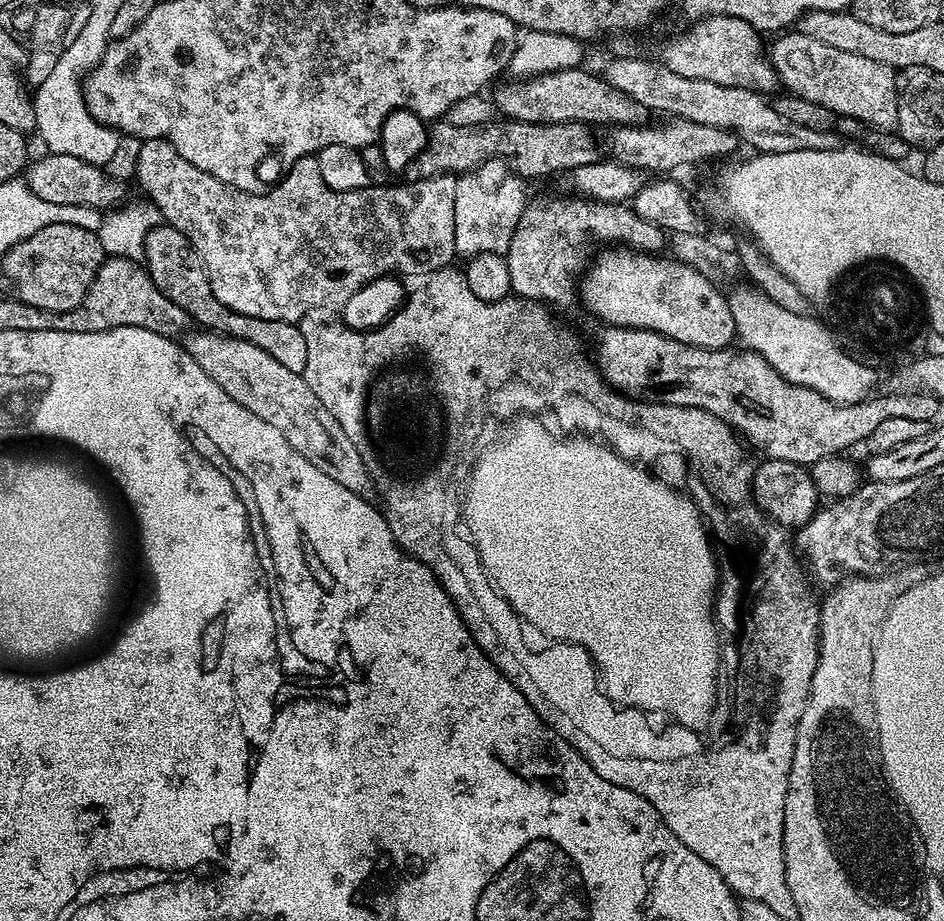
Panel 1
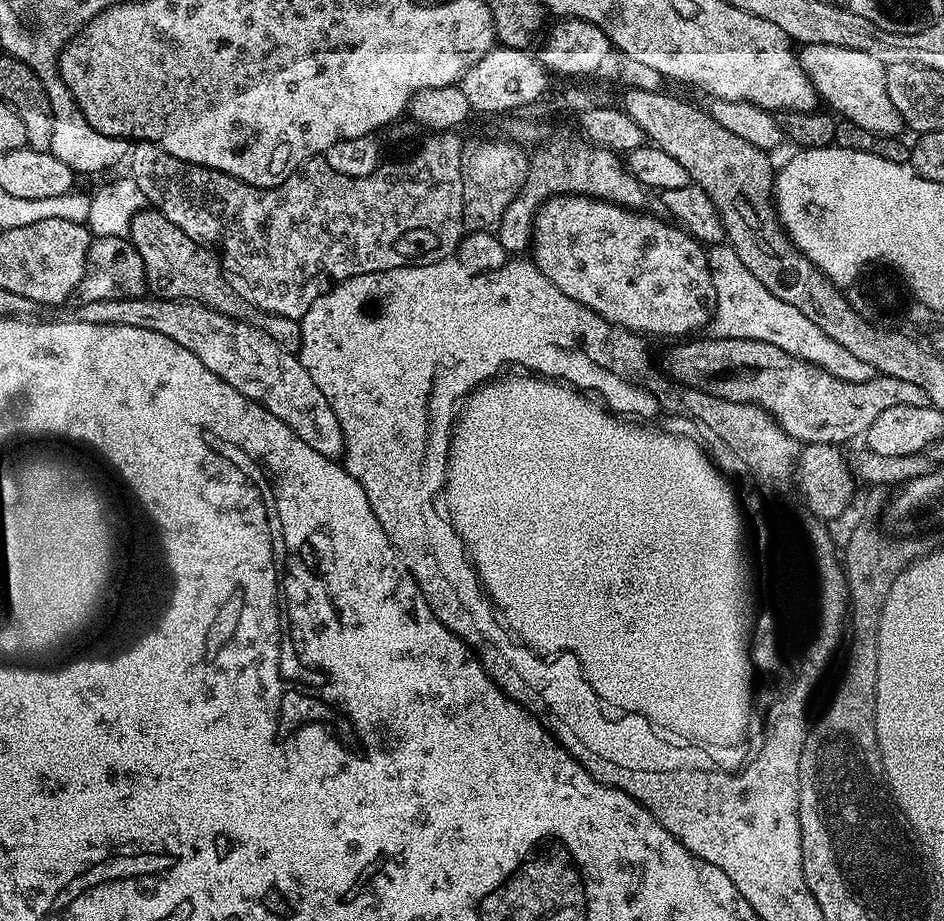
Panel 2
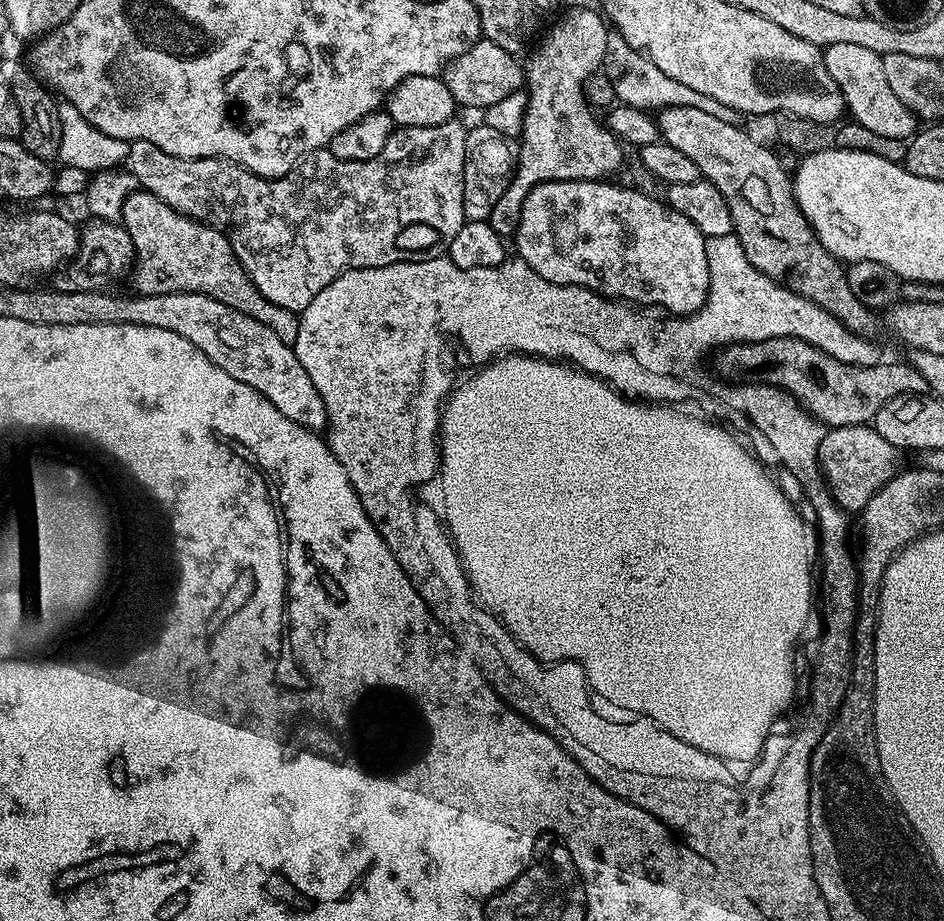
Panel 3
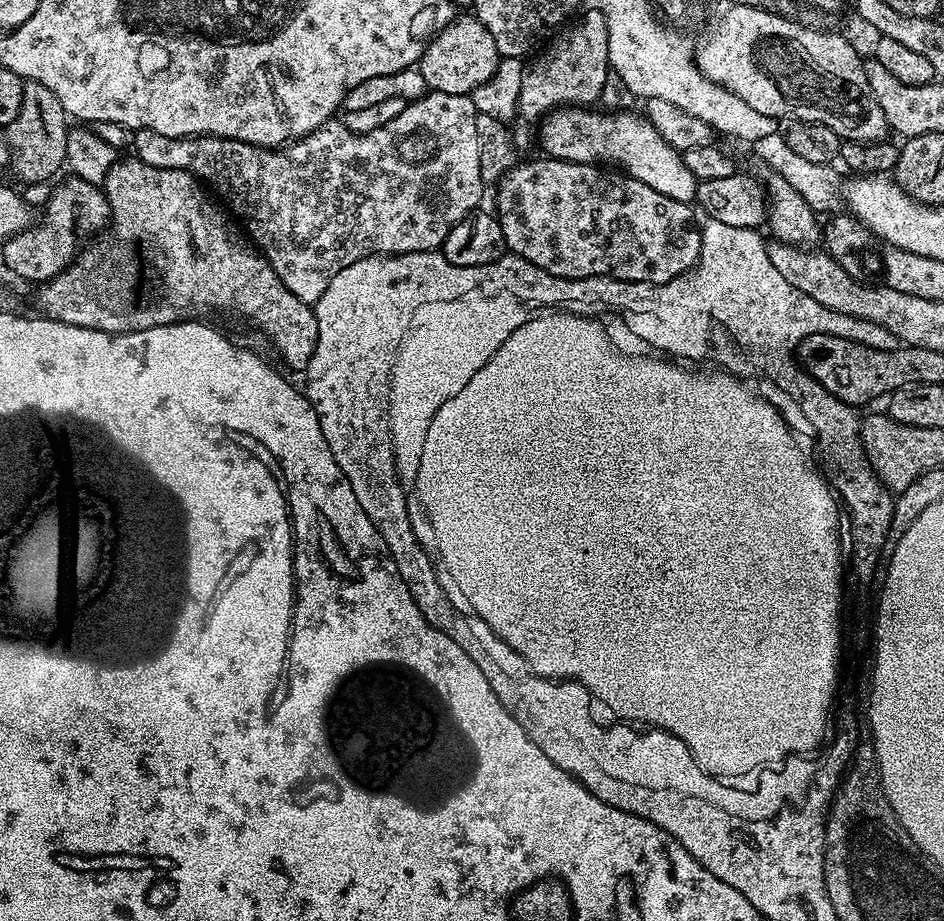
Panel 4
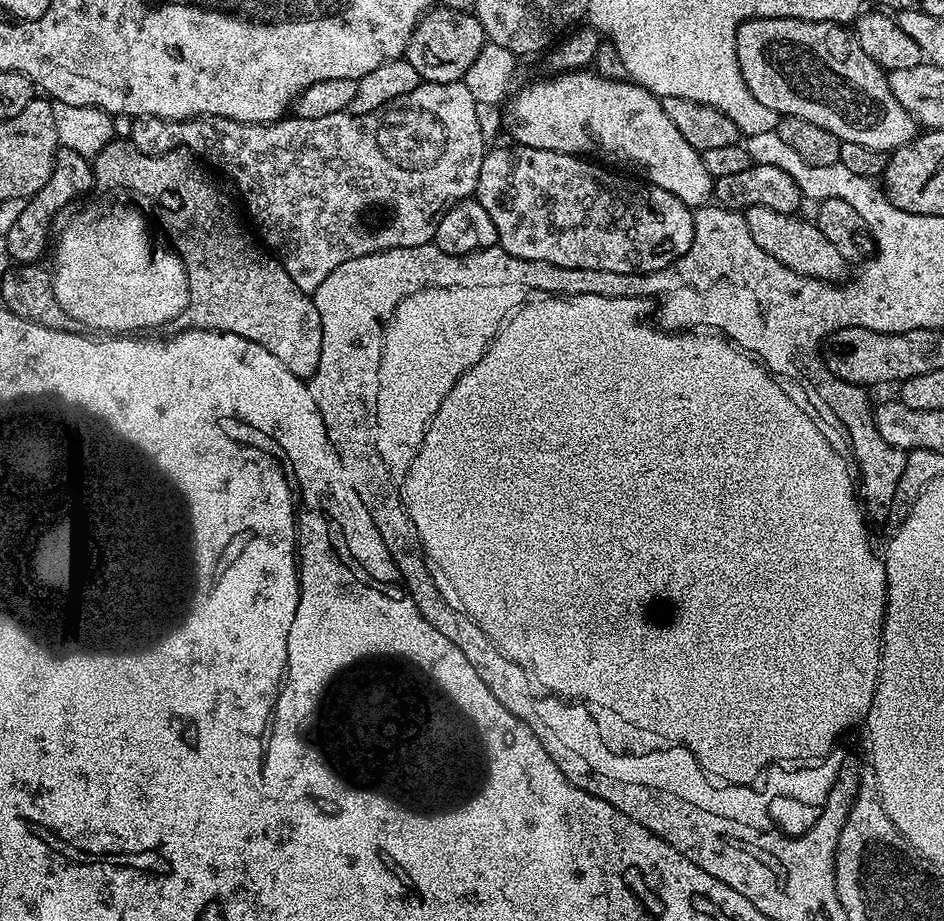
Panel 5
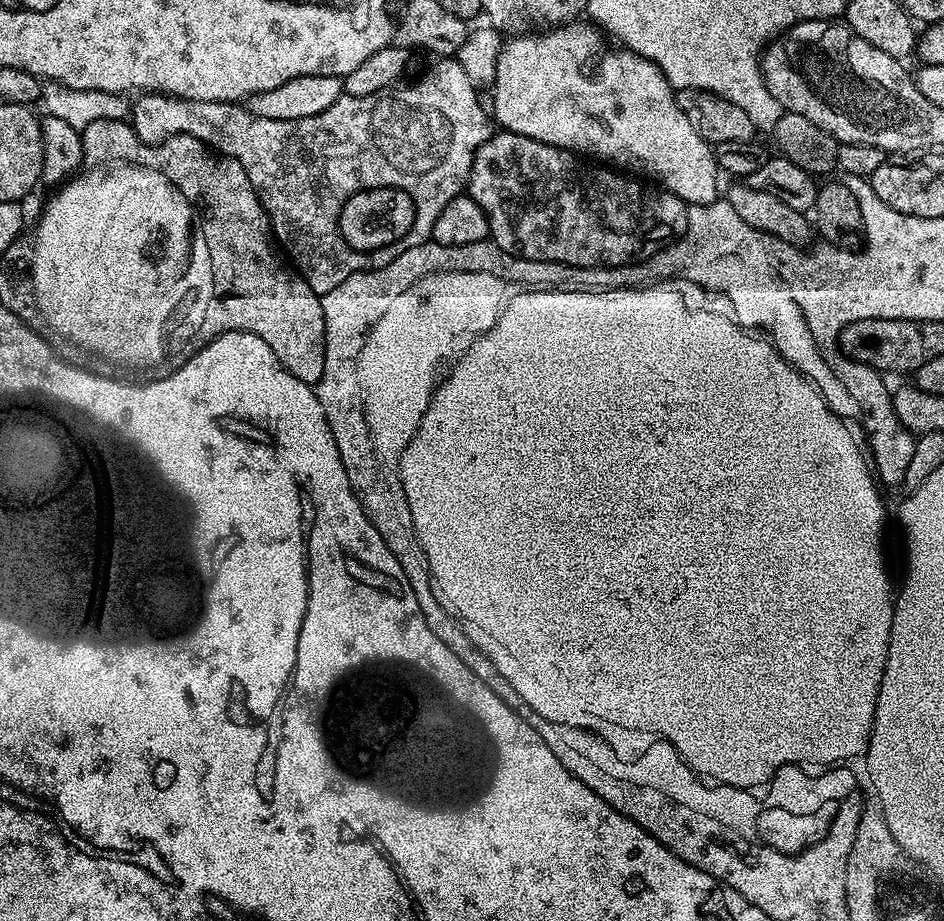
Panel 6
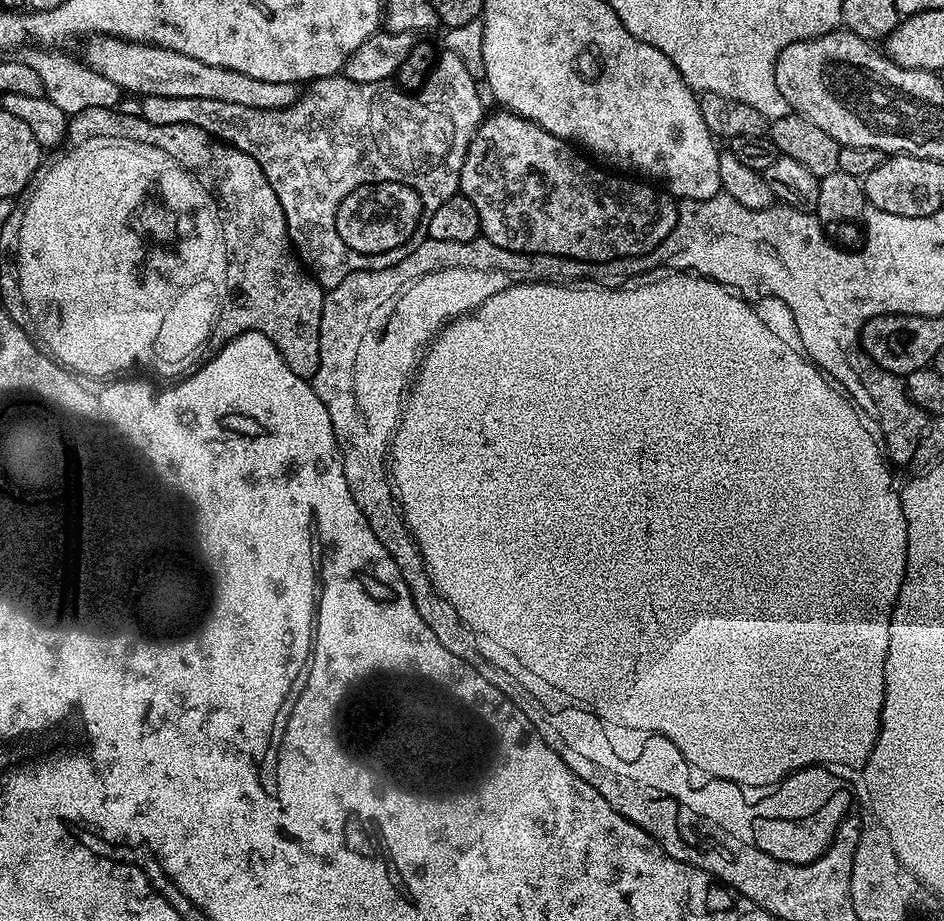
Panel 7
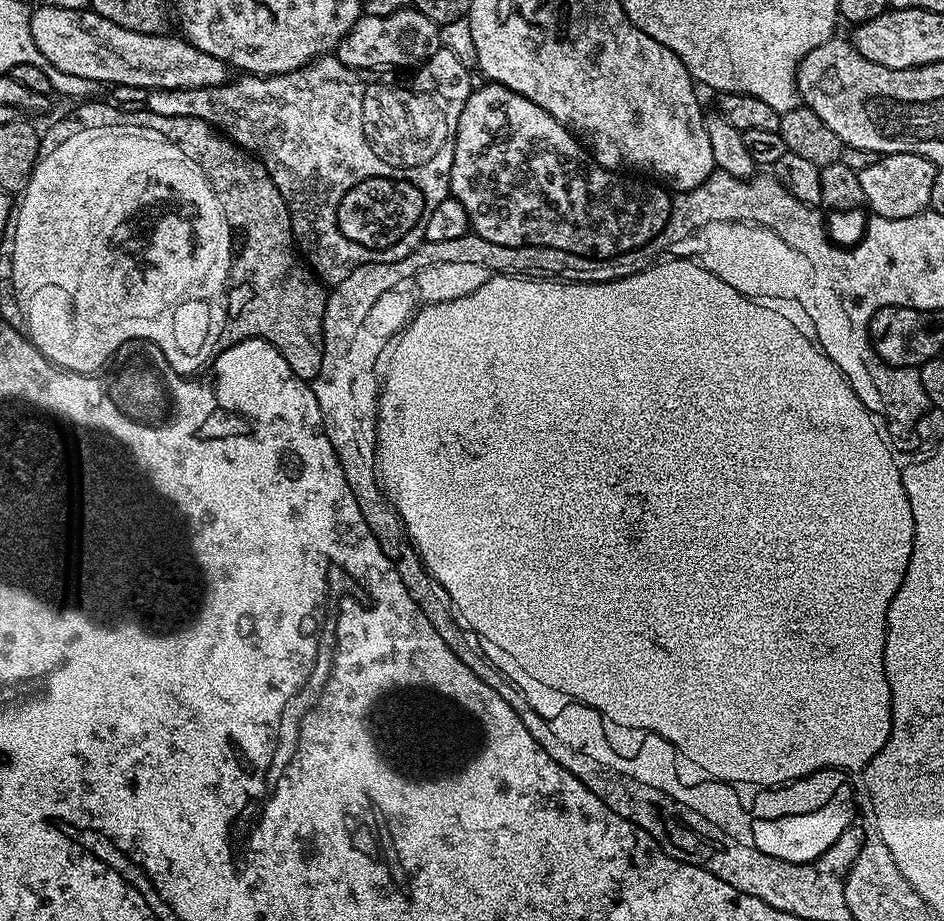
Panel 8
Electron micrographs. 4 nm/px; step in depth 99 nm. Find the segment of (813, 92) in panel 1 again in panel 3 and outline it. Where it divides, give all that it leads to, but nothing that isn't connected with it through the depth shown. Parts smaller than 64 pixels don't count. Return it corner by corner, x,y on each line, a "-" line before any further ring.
838,42
827,45
824,53
824,64
844,93
847,109
850,114
852,112
855,123
866,126
866,130
874,130
874,134
902,141
907,141
917,131
918,116
898,100
894,90
890,90
879,52
866,46
853,46
851,42

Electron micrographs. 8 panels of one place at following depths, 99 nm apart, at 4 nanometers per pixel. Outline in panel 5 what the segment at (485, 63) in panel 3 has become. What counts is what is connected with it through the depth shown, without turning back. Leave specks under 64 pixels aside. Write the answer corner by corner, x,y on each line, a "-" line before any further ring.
436,6
425,12
417,22
414,34
404,51
403,59
408,60
410,66
414,66
414,70
418,70
421,81
429,84
449,84
455,80
463,81
464,75
478,58
485,43
486,37
482,26
472,12
459,12
453,8

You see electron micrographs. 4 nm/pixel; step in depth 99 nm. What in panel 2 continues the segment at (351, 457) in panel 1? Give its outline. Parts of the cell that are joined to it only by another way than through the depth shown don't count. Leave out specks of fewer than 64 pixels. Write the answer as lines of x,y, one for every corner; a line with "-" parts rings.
145,294
102,302
84,300
81,305
74,316
82,322
138,326
142,330
154,330
154,334
166,334
166,338
174,338
178,346
186,346
186,350
194,353
211,373
217,374
244,397
274,414
318,453
332,459
343,455
344,432
332,404
315,385
299,357
280,347
262,329
186,299
157,299

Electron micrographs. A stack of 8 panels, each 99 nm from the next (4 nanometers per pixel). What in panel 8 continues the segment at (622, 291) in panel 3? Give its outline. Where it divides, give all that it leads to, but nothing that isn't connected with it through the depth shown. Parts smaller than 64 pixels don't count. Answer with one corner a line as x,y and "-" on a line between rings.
484,82
473,87
470,98
466,98
466,106
462,106
462,114
458,118
458,134
454,146
454,166
450,166
451,199
462,202
466,206
468,223
471,231
481,236
486,242
494,242
498,246
514,246
515,248
553,248
554,250
566,250
570,254
578,254
595,260
609,260
623,252
632,252
636,248
646,246
666,226
671,214
672,196
659,183
645,182
643,179
631,180
628,174
617,174
596,163
592,159
587,147
577,137
572,135
572,130
564,124
560,124
542,106
530,102
522,94
510,90
501,84

